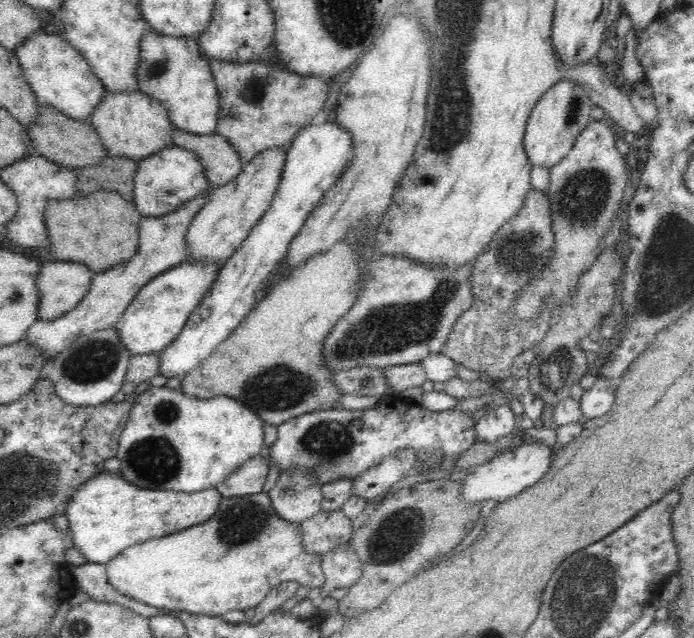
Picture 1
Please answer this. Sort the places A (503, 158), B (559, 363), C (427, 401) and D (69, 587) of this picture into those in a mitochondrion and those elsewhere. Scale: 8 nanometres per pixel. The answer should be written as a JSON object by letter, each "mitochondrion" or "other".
{"A":"other","B":"mitochondrion","C":"other","D":"other"}

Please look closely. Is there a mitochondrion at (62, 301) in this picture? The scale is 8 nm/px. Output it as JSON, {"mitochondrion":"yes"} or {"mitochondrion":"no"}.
{"mitochondrion":"no"}

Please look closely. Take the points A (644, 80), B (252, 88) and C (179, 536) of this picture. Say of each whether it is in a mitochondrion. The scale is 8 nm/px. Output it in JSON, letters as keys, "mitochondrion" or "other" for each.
{"A":"other","B":"mitochondrion","C":"other"}

